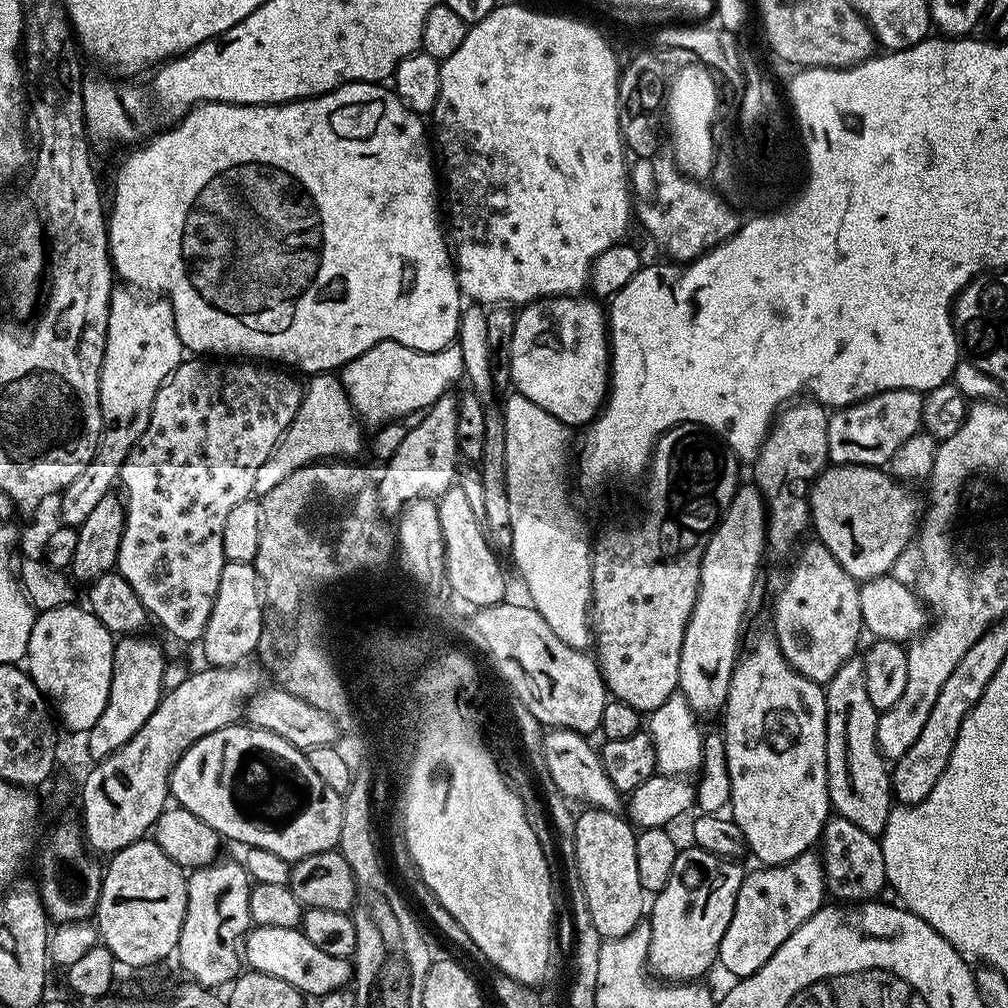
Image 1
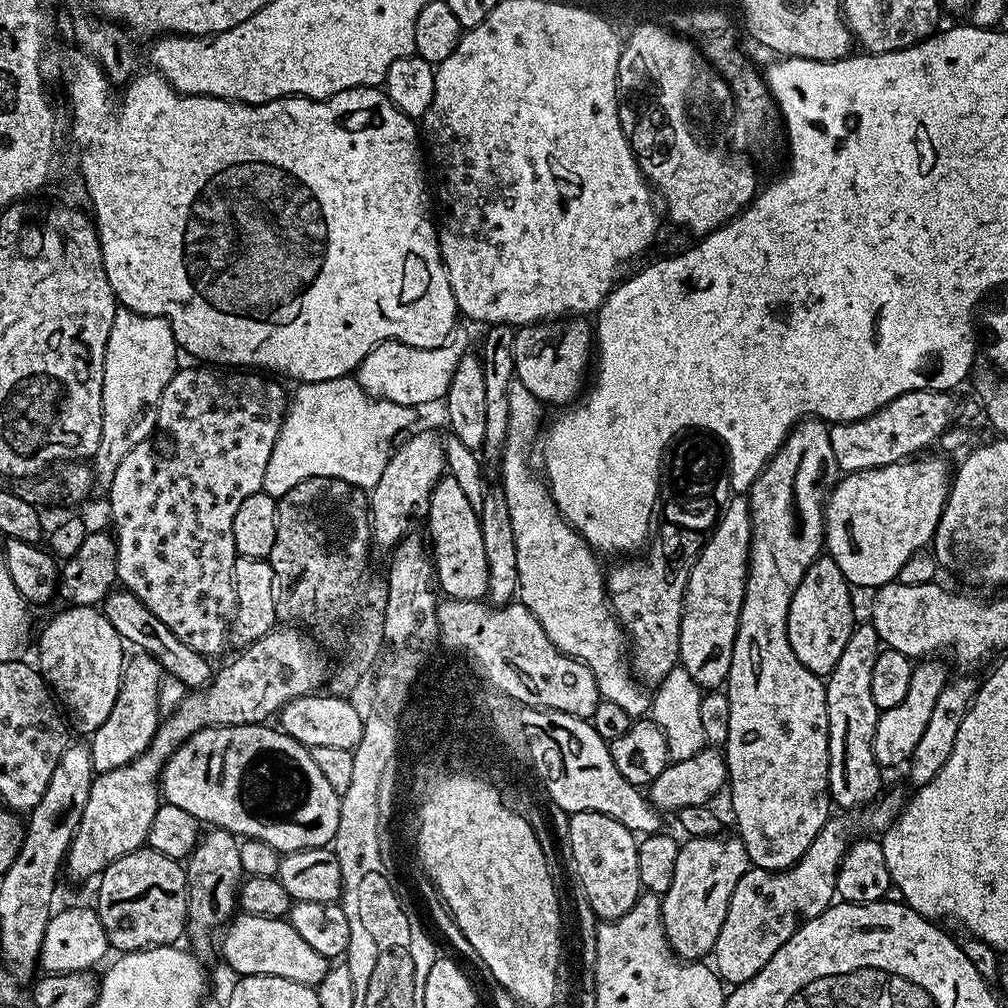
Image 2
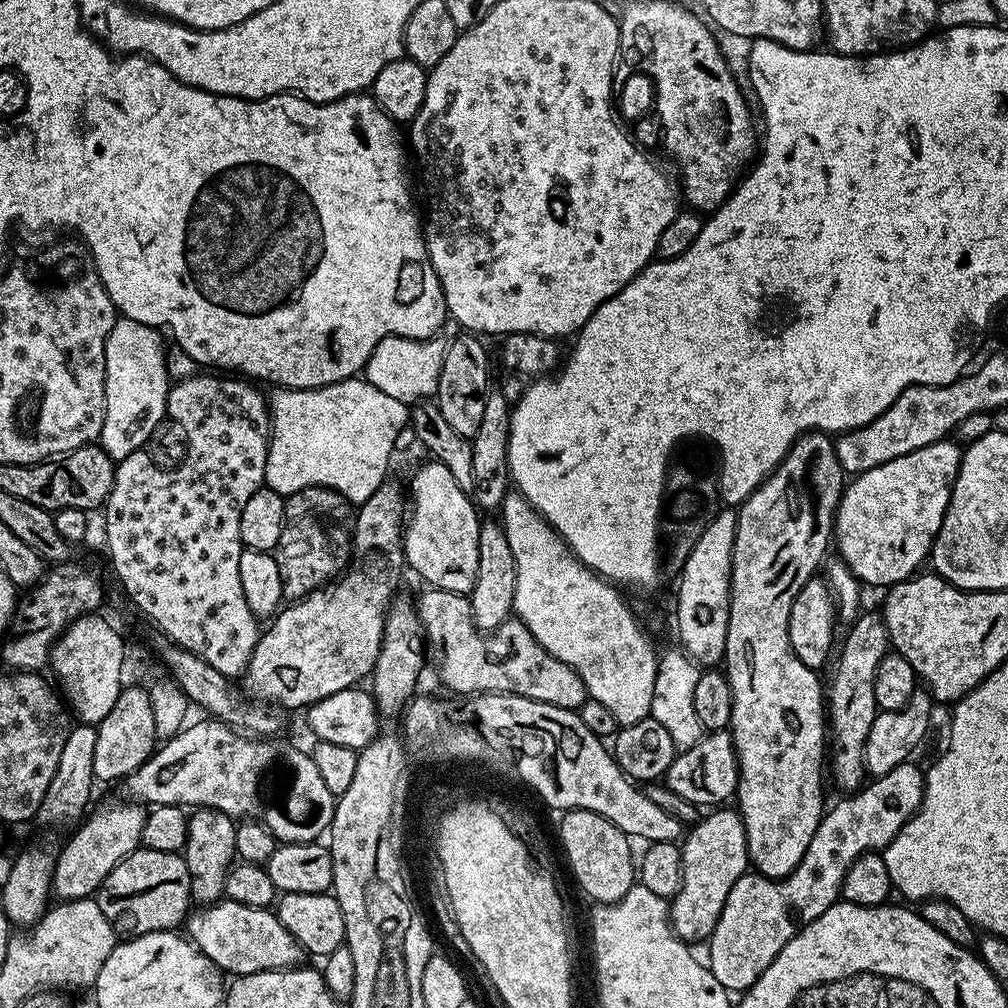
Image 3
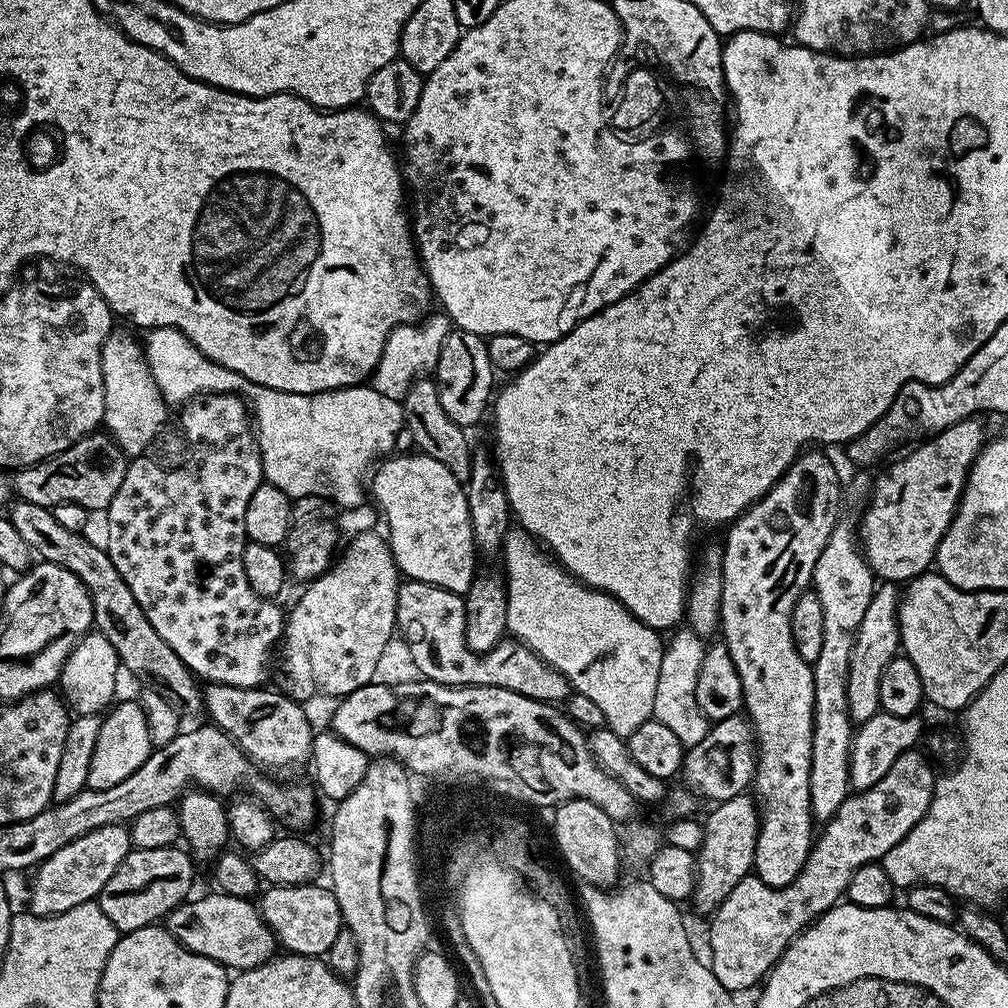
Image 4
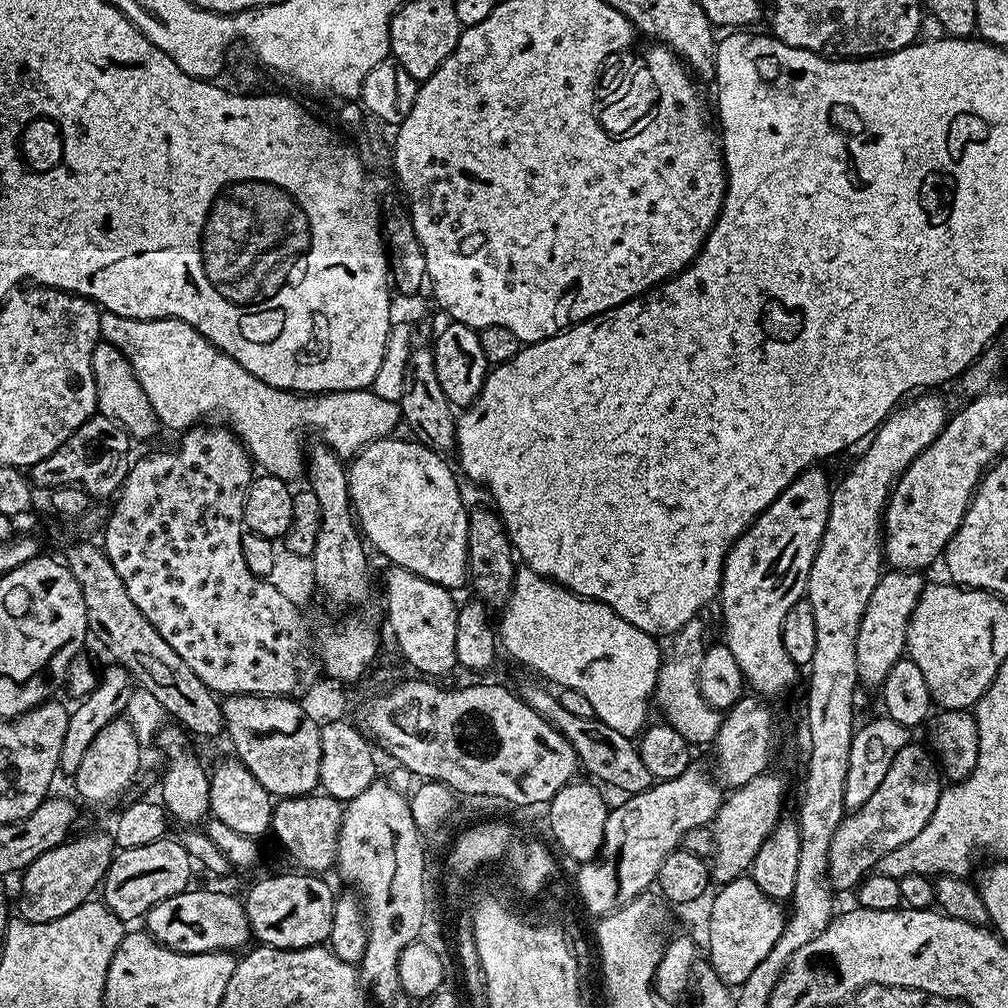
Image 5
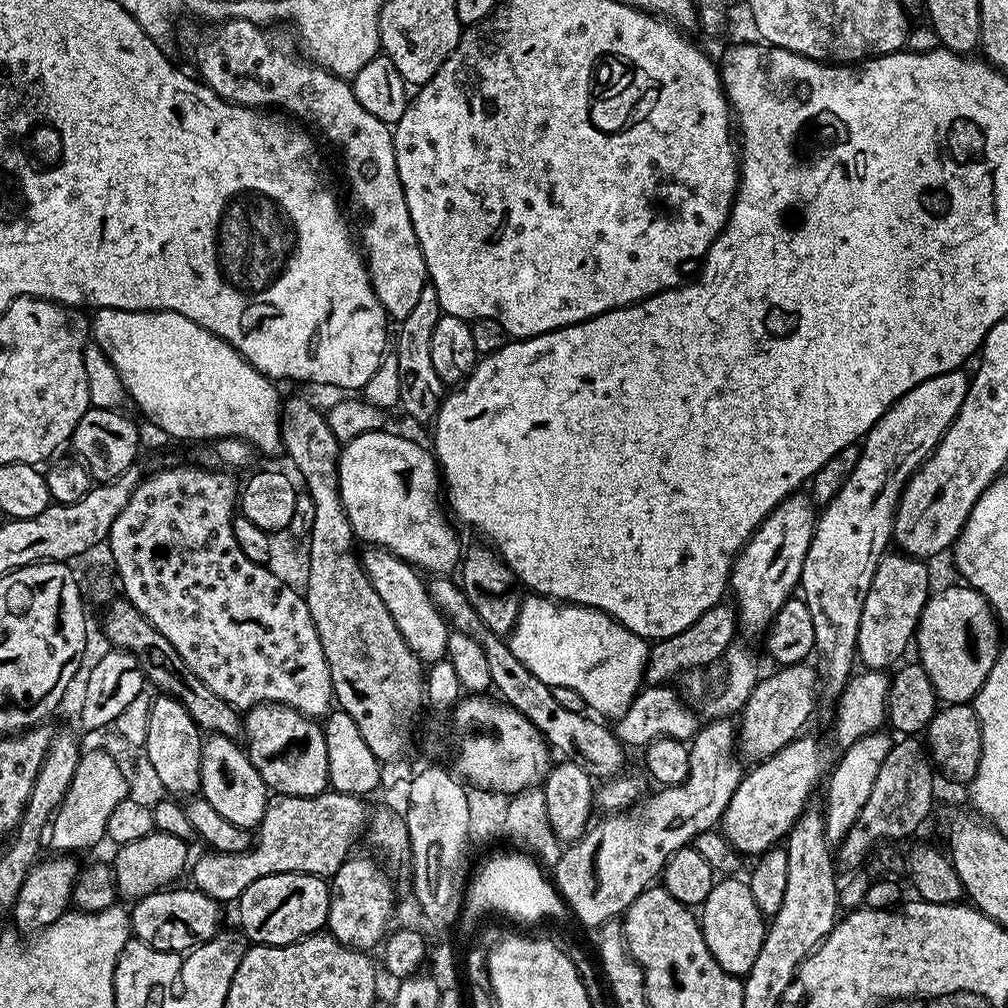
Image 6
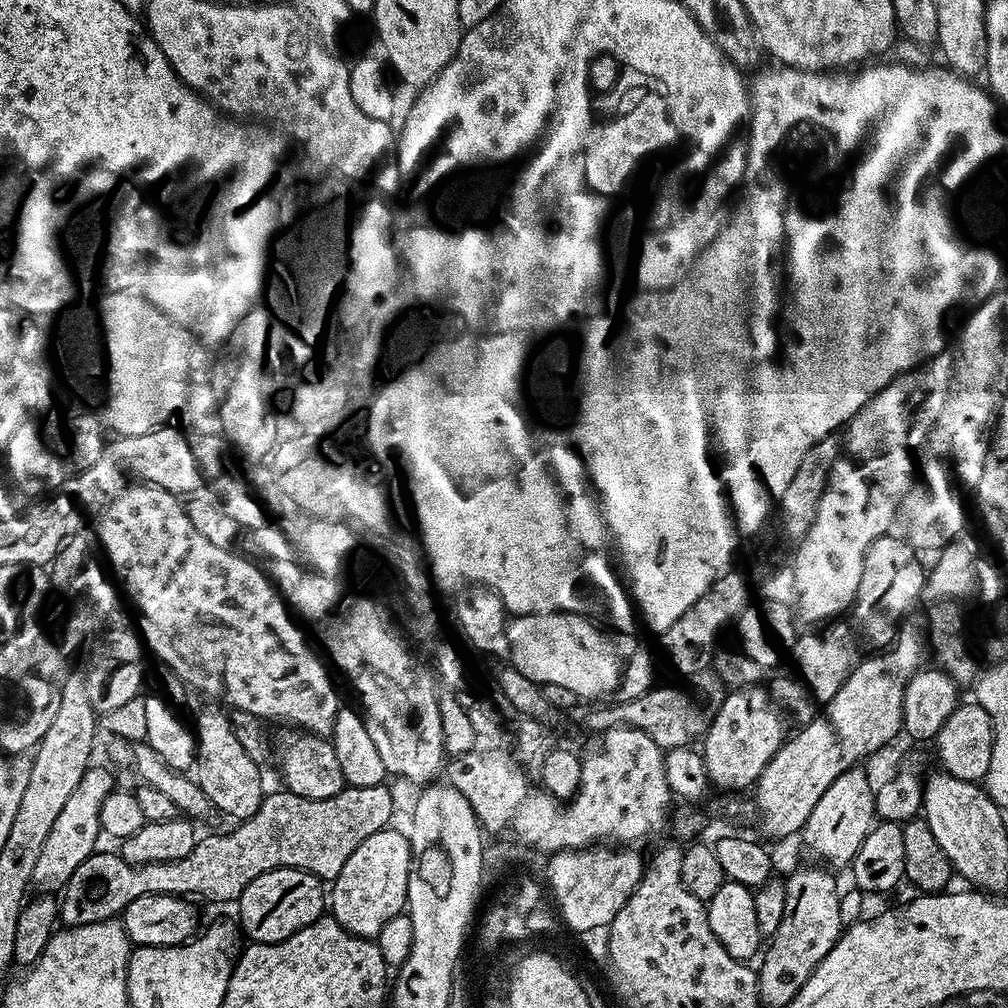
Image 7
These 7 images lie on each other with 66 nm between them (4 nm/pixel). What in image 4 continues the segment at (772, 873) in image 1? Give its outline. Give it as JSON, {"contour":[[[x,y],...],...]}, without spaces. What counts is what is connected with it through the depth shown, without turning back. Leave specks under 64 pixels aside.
{"contour":[[[920,750],[902,754],[902,758],[894,762],[886,778],[882,778],[882,782],[874,782],[874,786],[849,794],[846,802],[842,802],[835,818],[823,825],[824,830],[821,834],[819,831],[798,878],[794,878],[790,886],[766,886],[766,882],[759,880],[755,874],[744,876],[734,886],[734,890],[720,903],[720,907],[711,917],[712,929],[708,932],[708,948],[712,951],[710,967],[714,978],[722,982],[727,992],[739,994],[747,988],[754,987],[756,983],[757,987],[772,971],[776,961],[788,949],[788,945],[816,917],[828,912],[835,904],[841,903],[850,886],[850,878],[854,878],[857,870],[867,864],[883,861],[884,855],[894,850],[894,846],[898,846],[898,842],[902,842],[902,838],[906,838],[906,834],[910,834],[910,830],[918,826],[918,822],[930,806],[937,779],[937,773],[932,773],[931,762]]]}

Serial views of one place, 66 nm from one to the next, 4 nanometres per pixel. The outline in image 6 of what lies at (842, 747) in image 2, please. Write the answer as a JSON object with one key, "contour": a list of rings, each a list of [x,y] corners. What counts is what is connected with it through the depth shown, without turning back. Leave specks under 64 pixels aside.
{"contour":[[[899,550],[889,551],[878,562],[878,570],[874,574],[874,582],[870,582],[870,594],[866,594],[866,602],[862,606],[862,622],[858,622],[856,654],[859,663],[865,669],[888,670],[893,666],[899,665],[905,659],[905,657],[903,658],[904,651],[907,648],[909,651],[910,645],[913,643],[920,615],[930,595],[928,568],[924,564],[927,563],[923,559],[907,555]]]}

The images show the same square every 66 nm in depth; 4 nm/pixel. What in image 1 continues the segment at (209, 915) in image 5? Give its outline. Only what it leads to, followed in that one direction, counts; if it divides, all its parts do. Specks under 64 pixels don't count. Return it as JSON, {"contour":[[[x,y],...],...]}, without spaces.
{"contour":[[[253,927],[244,938],[242,960],[251,971],[282,978],[282,982],[290,982],[290,986],[294,986],[308,998],[319,998],[347,989],[354,980],[354,964],[351,959],[334,958],[334,954],[318,950],[318,946],[314,946],[314,942],[310,942],[310,938],[306,938],[299,927]]]}

